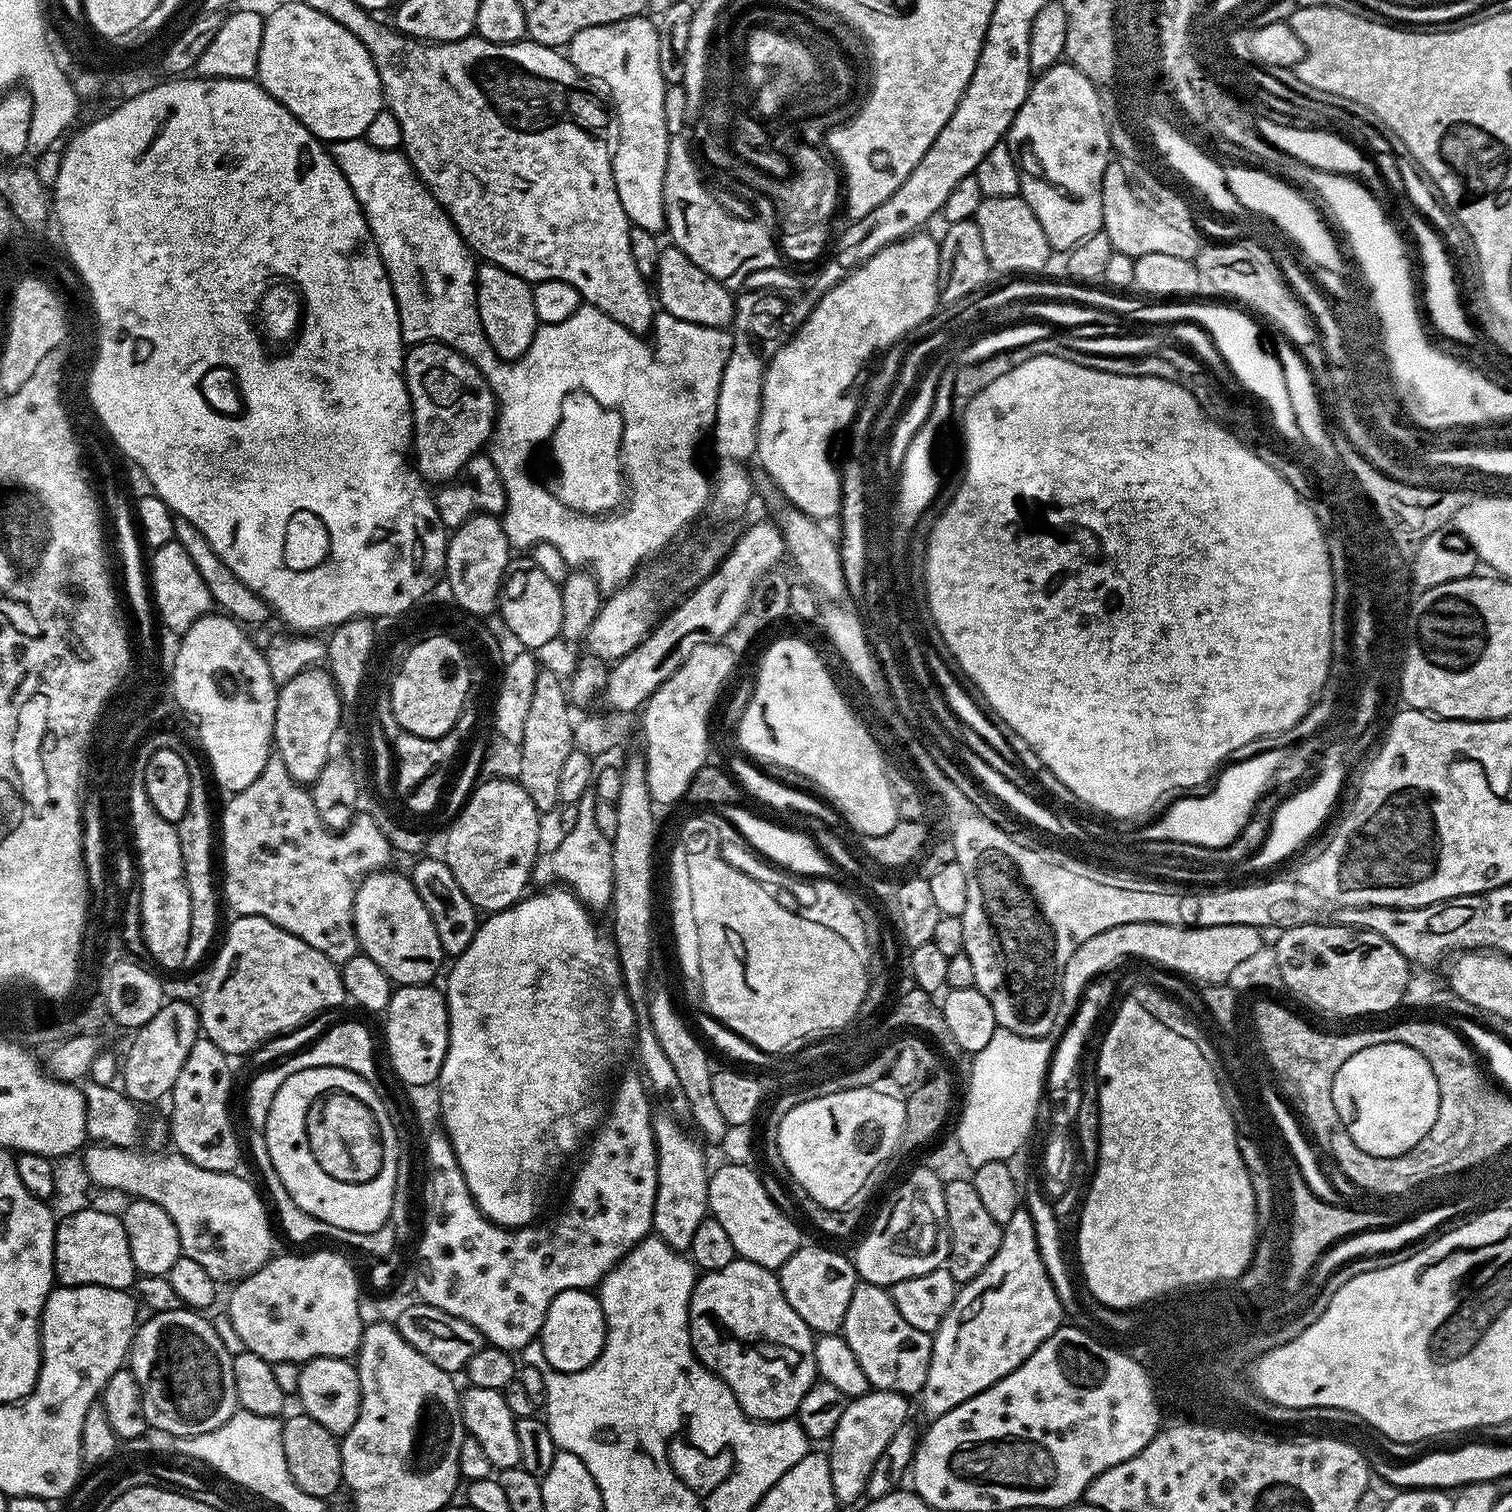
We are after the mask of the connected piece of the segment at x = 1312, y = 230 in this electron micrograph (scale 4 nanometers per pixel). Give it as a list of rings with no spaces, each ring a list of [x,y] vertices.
[[[1225,163],[1223,167],[1226,182],[1244,209],[1249,213],[1257,212],[1258,215],[1273,220],[1278,227],[1285,228],[1289,238],[1293,240],[1291,243],[1298,249],[1299,255],[1305,261],[1308,259],[1310,265],[1338,273],[1345,271],[1344,256],[1340,253],[1340,248],[1336,245],[1331,230],[1324,225],[1324,220],[1316,213],[1315,206],[1303,196],[1303,194],[1305,195],[1303,191],[1297,190],[1289,181],[1279,175],[1268,170],[1261,170],[1259,167],[1256,167],[1257,169],[1247,168],[1244,164],[1229,163]]]

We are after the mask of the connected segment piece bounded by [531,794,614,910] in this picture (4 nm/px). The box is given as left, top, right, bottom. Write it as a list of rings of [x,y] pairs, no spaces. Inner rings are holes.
[[[595,795],[583,796],[578,806],[578,822],[574,830],[563,833],[557,842],[556,848],[541,851],[532,868],[533,885],[552,886],[559,882],[569,892],[575,894],[582,901],[585,908],[597,910],[607,909],[612,903],[614,890],[614,862],[612,861],[612,842],[598,831],[597,821],[594,819]]]

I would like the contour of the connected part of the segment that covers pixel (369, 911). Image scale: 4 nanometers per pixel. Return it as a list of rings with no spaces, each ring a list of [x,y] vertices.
[[[381,870],[365,876],[358,886],[352,913],[354,914],[354,930],[359,951],[368,956],[391,978],[393,985],[405,984],[432,984],[439,974],[440,967],[446,961],[446,953],[440,944],[438,930],[434,930],[434,922],[430,918],[430,910],[418,898],[418,890],[413,886],[411,879],[400,872]]]

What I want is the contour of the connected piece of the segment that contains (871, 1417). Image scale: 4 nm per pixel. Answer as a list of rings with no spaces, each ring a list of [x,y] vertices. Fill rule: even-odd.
[[[869,1390],[865,1396],[849,1399],[846,1410],[842,1410],[842,1418],[830,1437],[832,1449],[826,1455],[830,1462],[830,1478],[834,1482],[837,1501],[841,1505],[852,1504],[868,1491],[870,1470],[874,1470],[874,1462],[878,1462],[878,1454],[886,1450],[890,1438],[894,1438],[894,1430],[909,1423],[909,1397],[897,1392]]]

